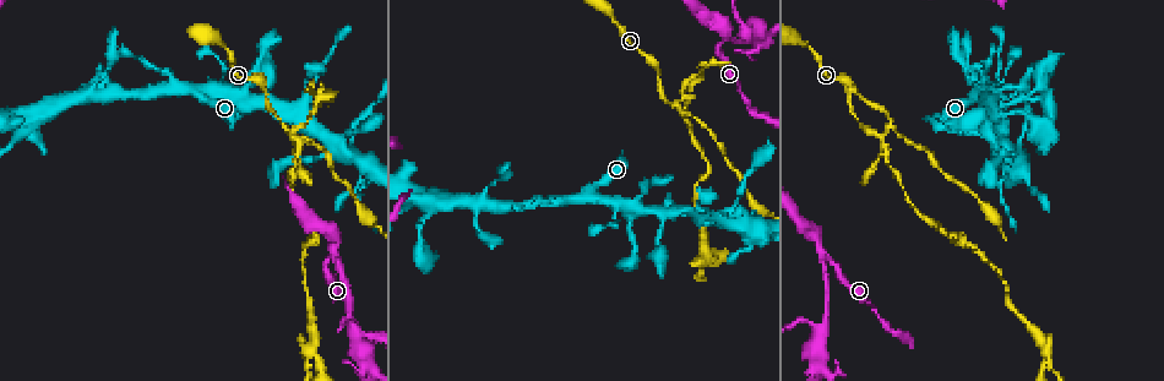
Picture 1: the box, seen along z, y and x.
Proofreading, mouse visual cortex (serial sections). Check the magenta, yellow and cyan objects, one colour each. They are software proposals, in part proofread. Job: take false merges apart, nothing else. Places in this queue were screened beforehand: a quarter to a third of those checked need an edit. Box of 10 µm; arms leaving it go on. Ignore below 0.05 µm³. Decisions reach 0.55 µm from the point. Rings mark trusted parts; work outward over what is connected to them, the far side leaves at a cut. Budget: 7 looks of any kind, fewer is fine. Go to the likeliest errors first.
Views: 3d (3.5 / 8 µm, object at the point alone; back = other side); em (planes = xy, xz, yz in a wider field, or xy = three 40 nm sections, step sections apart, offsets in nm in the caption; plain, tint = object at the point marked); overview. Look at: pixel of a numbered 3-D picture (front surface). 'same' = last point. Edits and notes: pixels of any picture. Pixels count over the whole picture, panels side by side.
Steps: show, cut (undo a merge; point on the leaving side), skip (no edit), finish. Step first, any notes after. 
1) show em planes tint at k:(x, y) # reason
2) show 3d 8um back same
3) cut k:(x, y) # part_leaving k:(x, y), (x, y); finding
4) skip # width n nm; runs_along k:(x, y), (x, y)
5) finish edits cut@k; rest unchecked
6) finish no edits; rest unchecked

show 3d 3.5um at 1:(892, 127) # abrupt turn

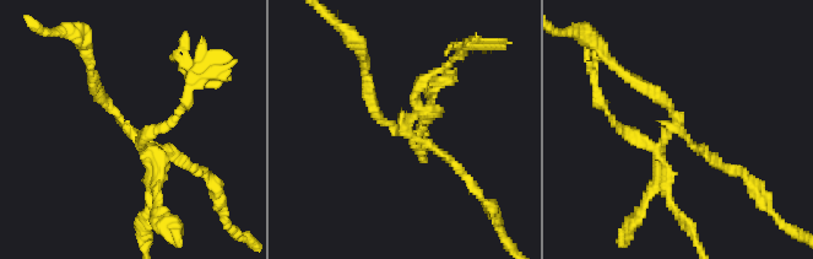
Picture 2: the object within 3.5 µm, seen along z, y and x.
show em xy step 2 tint at 2:(125, 128) # now the EM

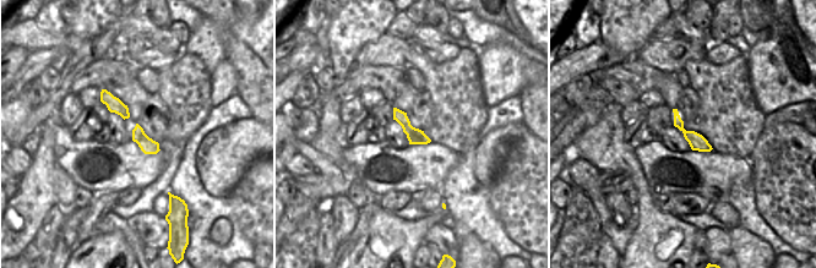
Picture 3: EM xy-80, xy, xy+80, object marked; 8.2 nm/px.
show em xy step 3 tint same

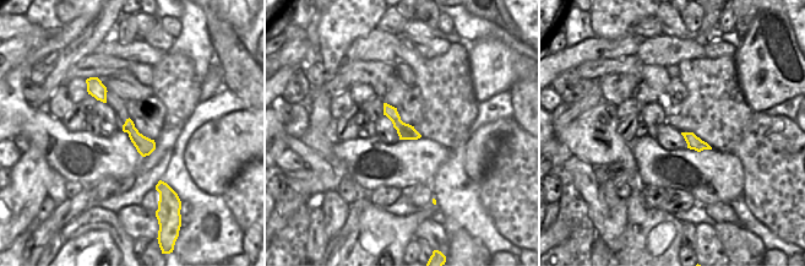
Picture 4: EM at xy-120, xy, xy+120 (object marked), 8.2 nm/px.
cut 2:(666, 176) # width 130 nm; part_leaving 2:(666, 134), (660, 176), (688, 228); a second cell is stuck on

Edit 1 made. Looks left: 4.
show 3d 8um at 1:(335, 253) # three arms meet

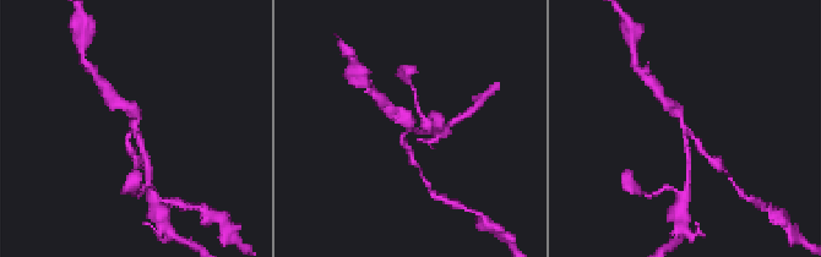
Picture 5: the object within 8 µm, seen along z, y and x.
show em xy step 2 tint same # arms 3; arm_widths 150, 200, 350 nm; shape alone is not enough

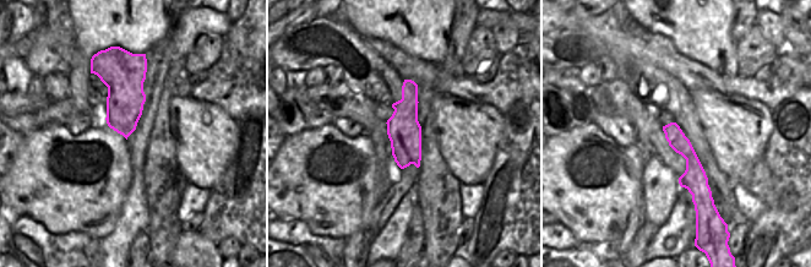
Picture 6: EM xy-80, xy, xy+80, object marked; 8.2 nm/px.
skip # width 280 nm; runs_along 6:(673, 125), (691, 157), (696, 194); all the same cell

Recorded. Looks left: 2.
finish edits cut@2; rest unchecked

